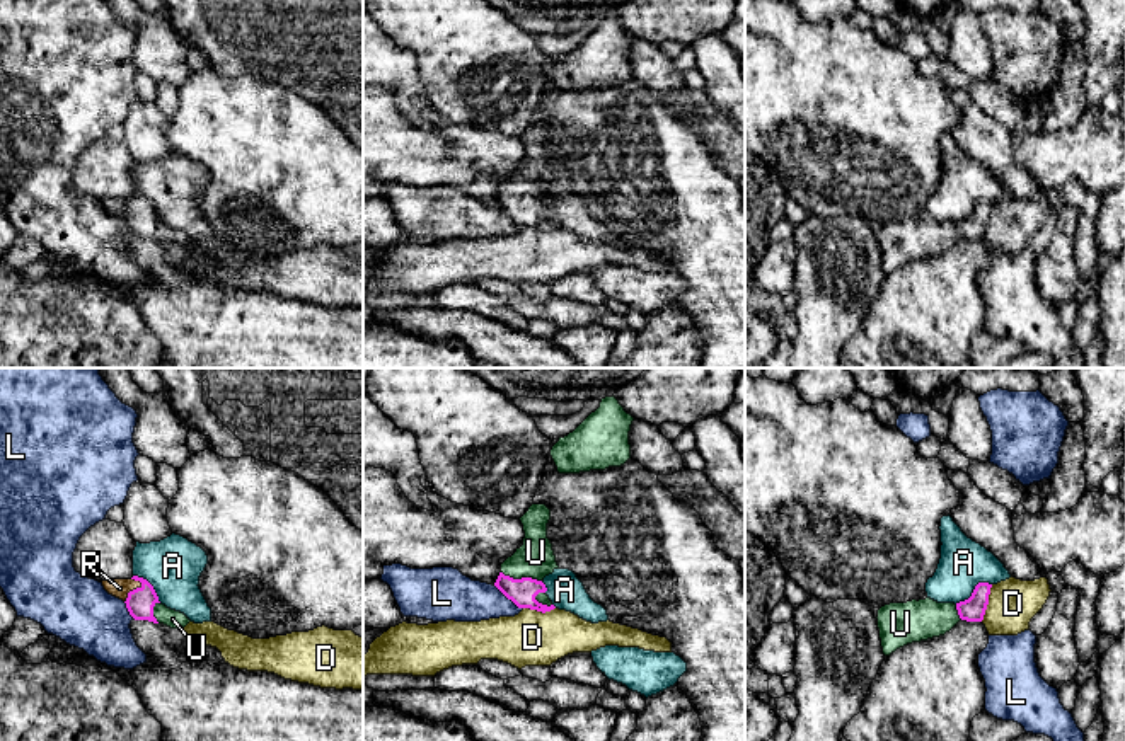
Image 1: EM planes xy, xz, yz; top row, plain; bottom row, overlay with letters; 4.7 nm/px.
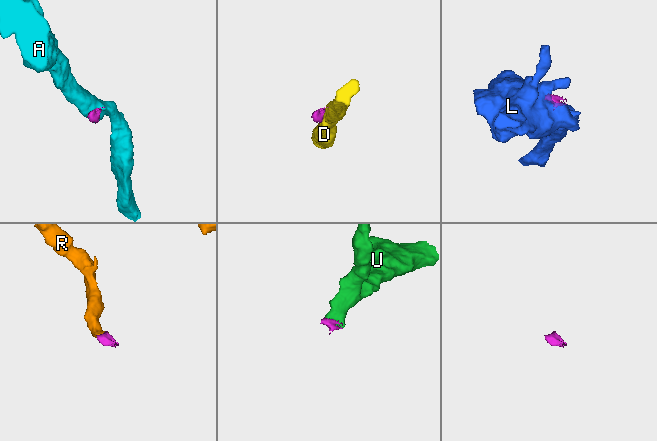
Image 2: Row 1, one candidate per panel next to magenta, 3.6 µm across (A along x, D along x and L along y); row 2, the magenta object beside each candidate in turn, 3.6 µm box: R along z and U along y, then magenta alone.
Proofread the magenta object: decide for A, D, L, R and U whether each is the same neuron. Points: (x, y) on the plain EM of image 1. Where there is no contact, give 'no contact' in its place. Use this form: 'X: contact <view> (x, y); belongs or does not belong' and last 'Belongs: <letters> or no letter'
A: contact yz (974, 210); does not belong
D: contact yz (987, 222); does not belong
L: contact xz (508, 217); does not belong
R: contact xy (133, 208); belongs
U: contact xz (522, 196); belongs
Belongs: R, U

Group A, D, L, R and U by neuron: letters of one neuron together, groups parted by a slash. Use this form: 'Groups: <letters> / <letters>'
Groups: A / D / L / R U

